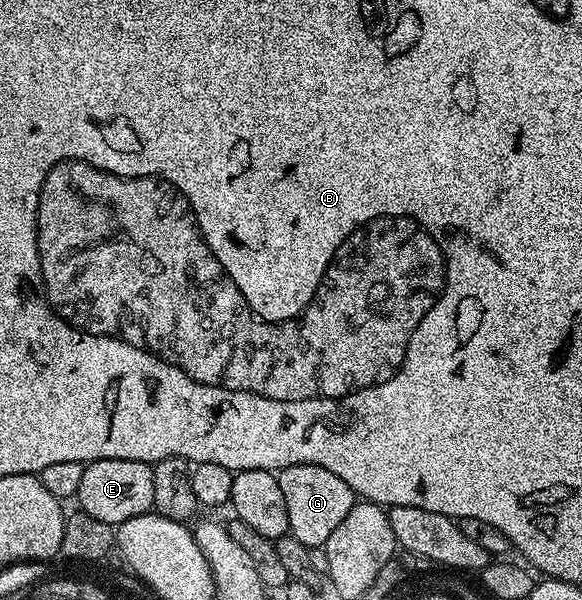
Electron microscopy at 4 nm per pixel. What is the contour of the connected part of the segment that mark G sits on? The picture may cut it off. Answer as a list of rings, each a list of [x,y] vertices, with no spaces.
[[[297,464],[281,469],[277,473],[280,494],[284,496],[284,510],[288,512],[289,535],[296,537],[306,548],[325,546],[332,530],[348,518],[348,510],[356,503],[354,491],[348,482],[336,478],[332,470],[324,470],[324,466]]]

